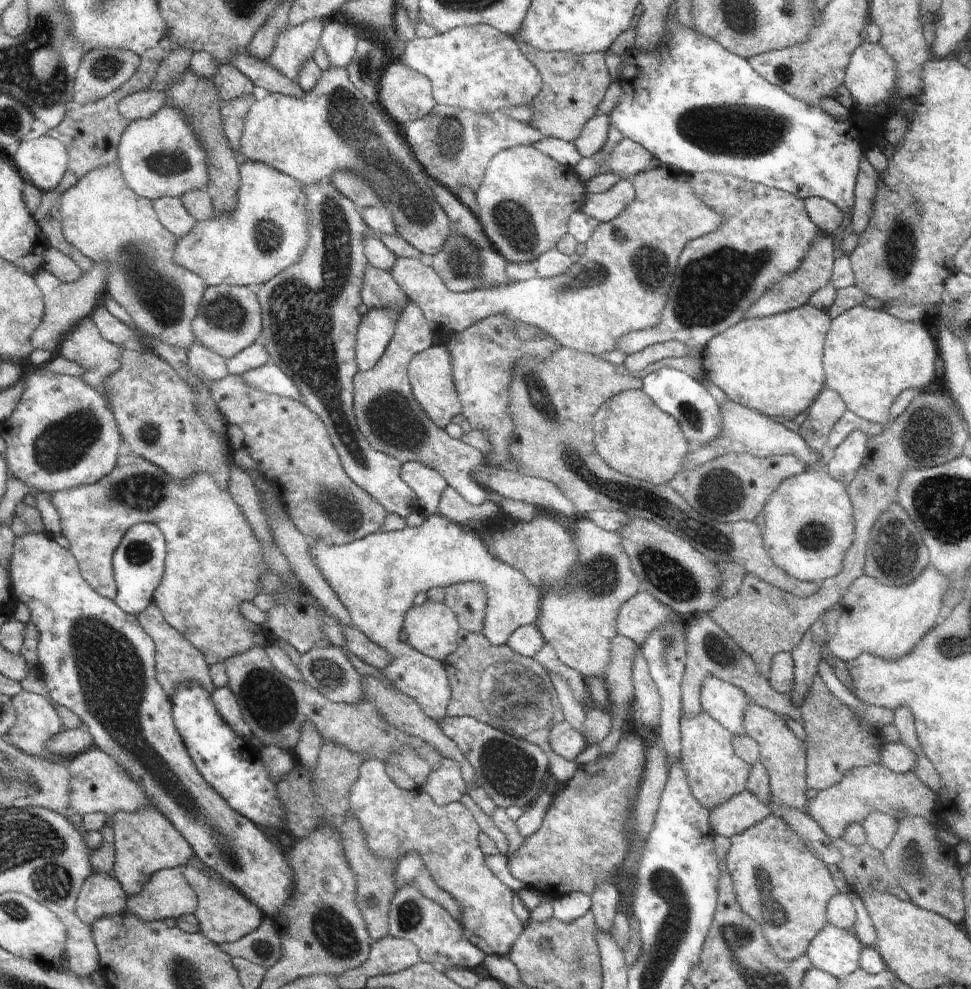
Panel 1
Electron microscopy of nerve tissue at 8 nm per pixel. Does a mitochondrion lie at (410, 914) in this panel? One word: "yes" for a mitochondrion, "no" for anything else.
yes

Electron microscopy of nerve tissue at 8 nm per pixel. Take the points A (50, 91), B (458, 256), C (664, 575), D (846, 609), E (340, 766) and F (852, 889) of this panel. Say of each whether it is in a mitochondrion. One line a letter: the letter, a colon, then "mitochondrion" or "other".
A: mitochondrion
B: mitochondrion
C: mitochondrion
D: other
E: other
F: other

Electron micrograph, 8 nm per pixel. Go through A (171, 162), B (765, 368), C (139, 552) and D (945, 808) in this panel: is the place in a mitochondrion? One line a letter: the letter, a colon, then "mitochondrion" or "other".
A: mitochondrion
B: other
C: mitochondrion
D: other

